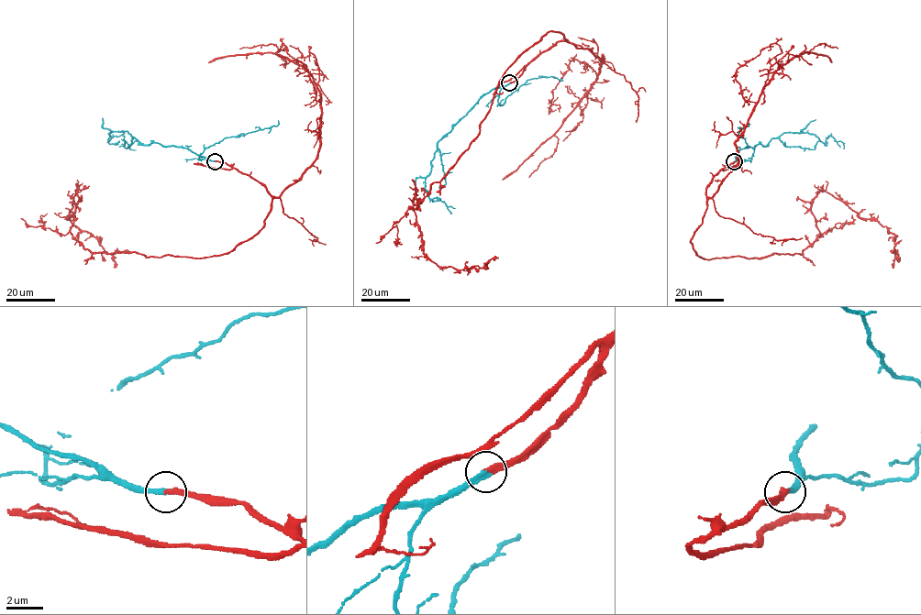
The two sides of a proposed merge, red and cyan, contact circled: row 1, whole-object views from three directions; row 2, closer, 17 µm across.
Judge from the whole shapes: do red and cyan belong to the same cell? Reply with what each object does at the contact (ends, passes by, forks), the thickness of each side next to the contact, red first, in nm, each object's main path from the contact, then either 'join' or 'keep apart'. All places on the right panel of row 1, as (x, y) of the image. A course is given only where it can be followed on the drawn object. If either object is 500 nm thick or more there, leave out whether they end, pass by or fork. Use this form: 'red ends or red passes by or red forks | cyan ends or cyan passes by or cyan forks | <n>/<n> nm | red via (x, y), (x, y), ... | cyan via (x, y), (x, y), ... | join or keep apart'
red ends | cyan ends | 320/300 nm | red via (734, 162), (707, 188), (698, 257), (802, 254), (826, 191), (886, 226), (893, 252) | cyan via (734, 162), (739, 150), (766, 146), (785, 132), (814, 134), (825, 143), (832, 137), (844, 148) | join

